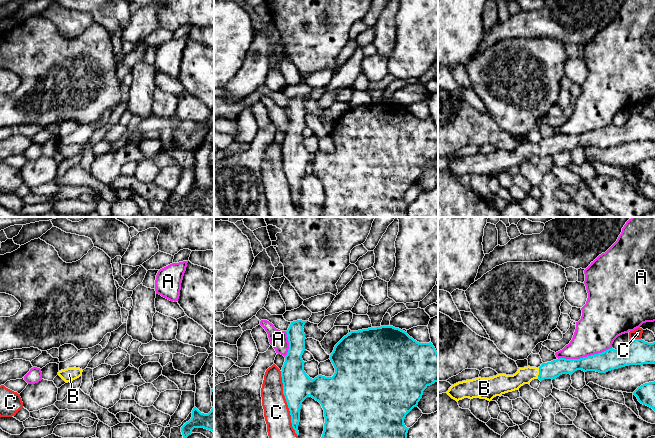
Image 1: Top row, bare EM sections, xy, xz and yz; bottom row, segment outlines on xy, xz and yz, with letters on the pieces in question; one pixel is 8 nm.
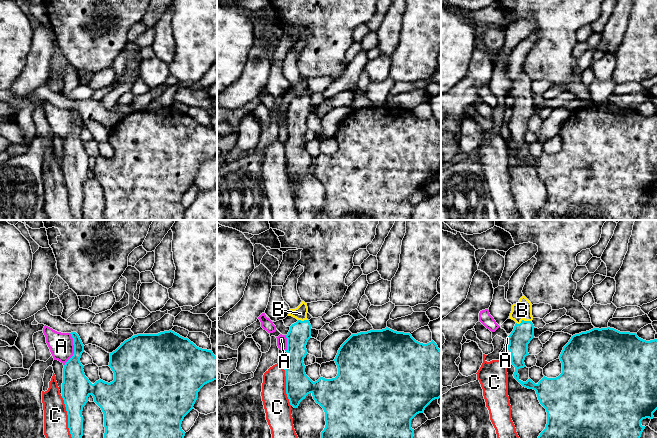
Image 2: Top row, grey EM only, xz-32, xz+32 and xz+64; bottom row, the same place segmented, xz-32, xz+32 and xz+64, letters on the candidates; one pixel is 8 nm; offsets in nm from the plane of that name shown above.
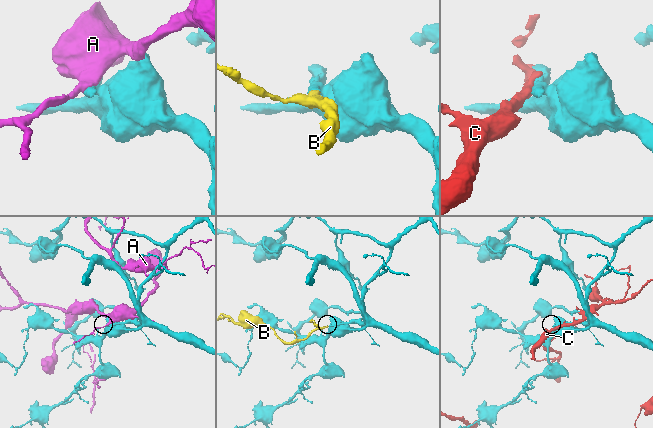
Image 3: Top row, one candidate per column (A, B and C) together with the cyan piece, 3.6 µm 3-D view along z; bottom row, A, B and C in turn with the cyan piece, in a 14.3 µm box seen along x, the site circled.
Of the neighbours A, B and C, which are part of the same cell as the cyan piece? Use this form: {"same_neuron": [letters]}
{"same_neuron": ["B"]}

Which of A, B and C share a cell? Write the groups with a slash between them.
A / B / C

